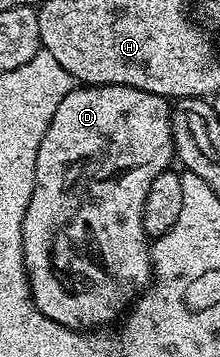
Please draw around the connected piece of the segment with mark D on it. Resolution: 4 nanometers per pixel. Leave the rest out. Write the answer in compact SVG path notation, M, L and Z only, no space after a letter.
M94 85L72 89L58 104L38 148L34 191L23 220L23 258L27 268L27 282L31 288L31 300L39 308L41 315L51 319L53 323L61 323L76 331L95 331L100 328L98 325L107 325L115 320L118 322L128 312L132 302L150 286L153 280L152 258L149 238L143 226L143 208L152 189L153 179L168 172L170 165L167 164L173 161L174 157L175 144L171 138L171 109L168 98L124 85Z

